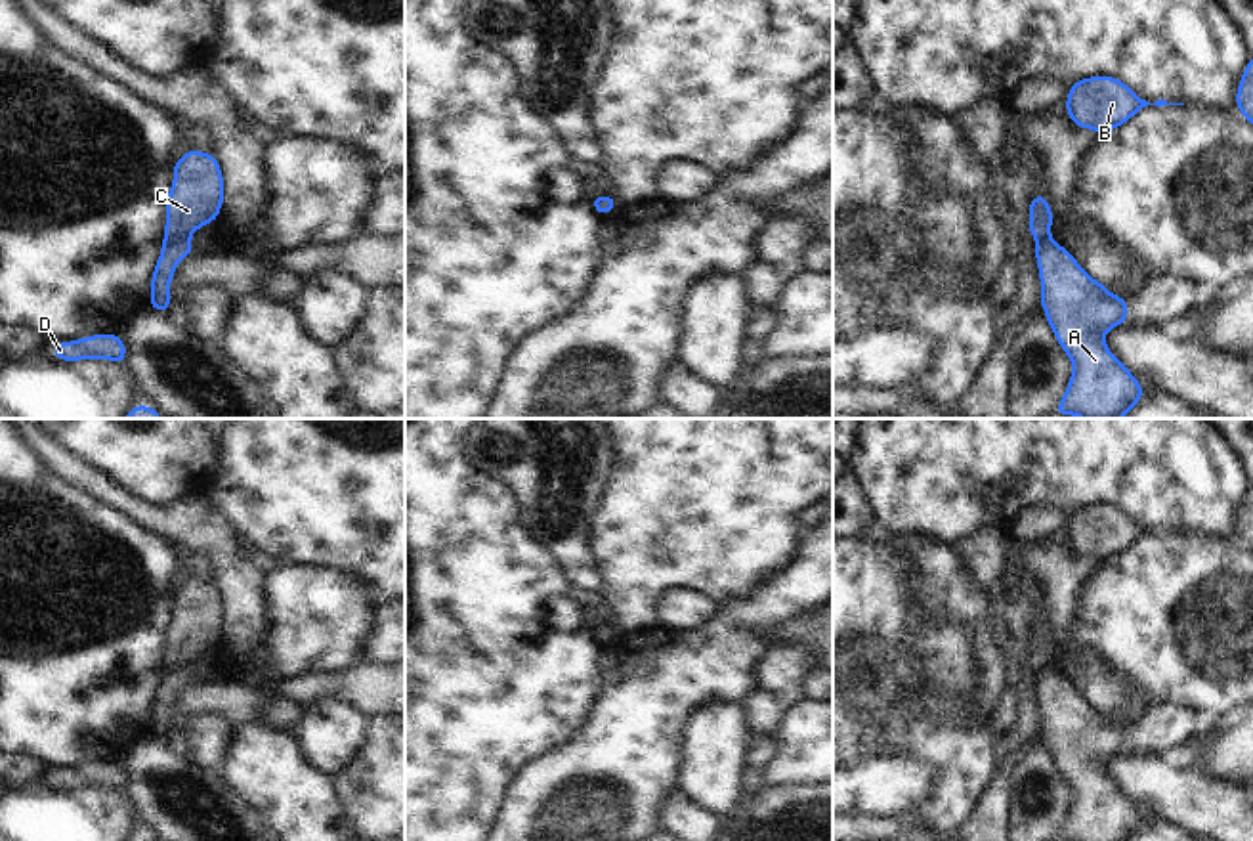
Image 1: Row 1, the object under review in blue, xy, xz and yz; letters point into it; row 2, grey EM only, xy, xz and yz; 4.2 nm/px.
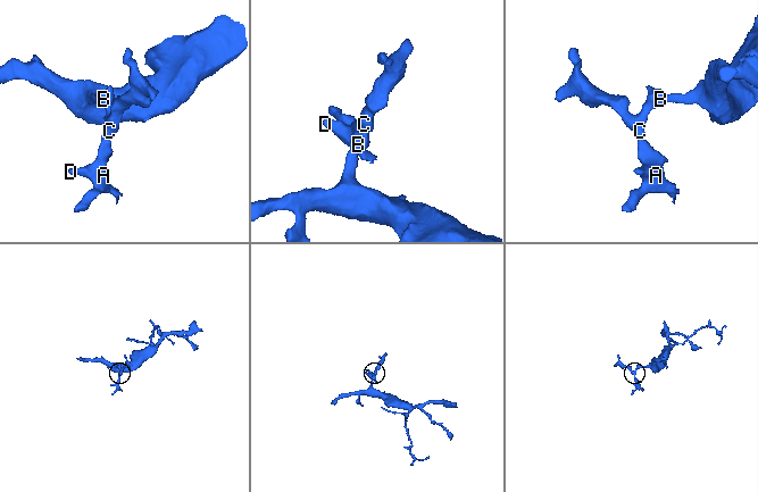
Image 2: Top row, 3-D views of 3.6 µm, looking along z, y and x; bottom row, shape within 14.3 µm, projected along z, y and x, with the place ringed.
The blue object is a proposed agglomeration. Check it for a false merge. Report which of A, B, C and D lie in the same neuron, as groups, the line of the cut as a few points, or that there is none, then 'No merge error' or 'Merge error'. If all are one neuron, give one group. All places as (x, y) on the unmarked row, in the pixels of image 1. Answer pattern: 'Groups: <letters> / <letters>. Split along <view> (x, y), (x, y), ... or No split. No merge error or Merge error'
Groups: A D / B C. Split along xy (165, 666), (188, 668). Merge error.

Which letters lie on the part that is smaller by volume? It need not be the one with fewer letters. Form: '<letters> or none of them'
A, D.

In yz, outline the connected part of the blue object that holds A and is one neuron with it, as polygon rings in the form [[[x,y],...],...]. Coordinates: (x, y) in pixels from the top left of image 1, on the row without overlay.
[[[1051,663],[1037,667],[1035,688],[1043,715],[1039,732],[1064,782],[1073,789],[1070,812],[1056,841],[1129,841],[1142,828],[1142,814],[1104,768],[1108,757],[1127,751],[1127,726],[1114,724],[1100,709],[1089,705]]]

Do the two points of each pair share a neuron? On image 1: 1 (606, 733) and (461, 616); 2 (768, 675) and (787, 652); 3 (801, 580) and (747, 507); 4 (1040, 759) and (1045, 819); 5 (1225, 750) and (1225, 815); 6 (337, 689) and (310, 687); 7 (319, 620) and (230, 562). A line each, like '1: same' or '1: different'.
1: different
2: same
3: different
4: same
5: different
6: same
7: different

